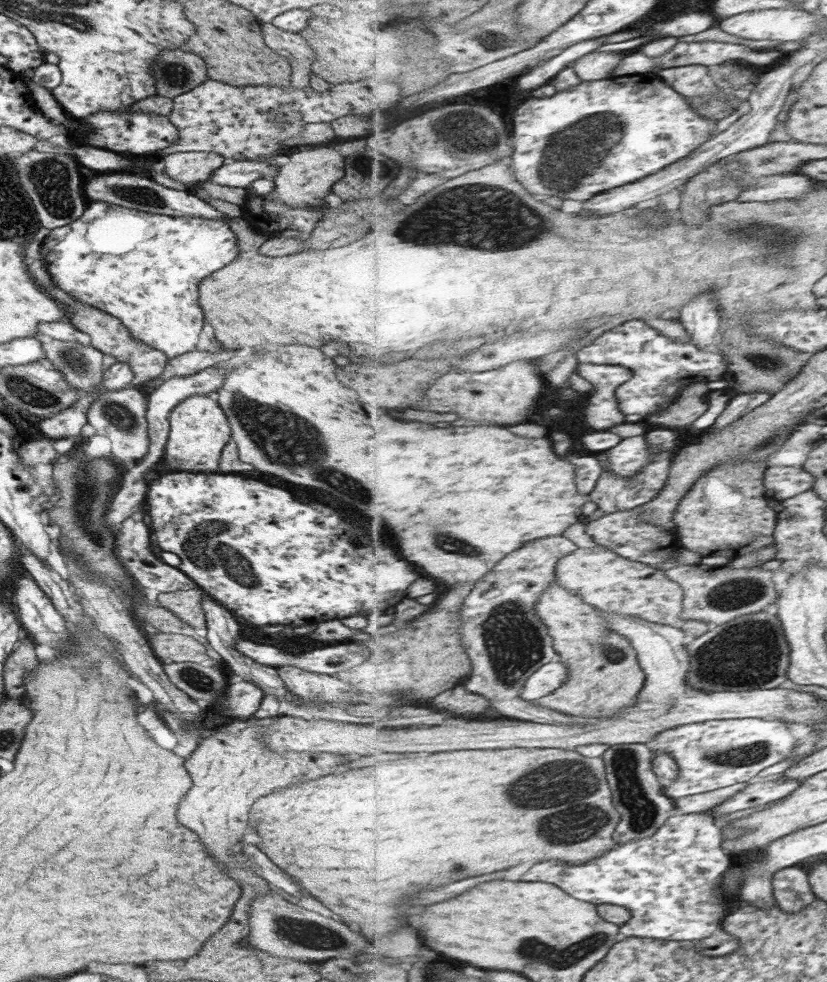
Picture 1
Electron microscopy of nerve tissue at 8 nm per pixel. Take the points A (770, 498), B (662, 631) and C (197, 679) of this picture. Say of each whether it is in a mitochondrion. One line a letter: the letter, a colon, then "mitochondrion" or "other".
A: other
B: other
C: mitochondrion

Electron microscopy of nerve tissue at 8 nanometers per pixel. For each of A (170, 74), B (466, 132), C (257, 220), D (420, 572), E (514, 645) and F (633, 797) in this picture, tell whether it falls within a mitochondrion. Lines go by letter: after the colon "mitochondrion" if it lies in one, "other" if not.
A: mitochondrion
B: mitochondrion
C: other
D: other
E: mitochondrion
F: mitochondrion

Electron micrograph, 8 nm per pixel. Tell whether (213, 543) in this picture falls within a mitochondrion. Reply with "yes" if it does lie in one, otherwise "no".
yes

